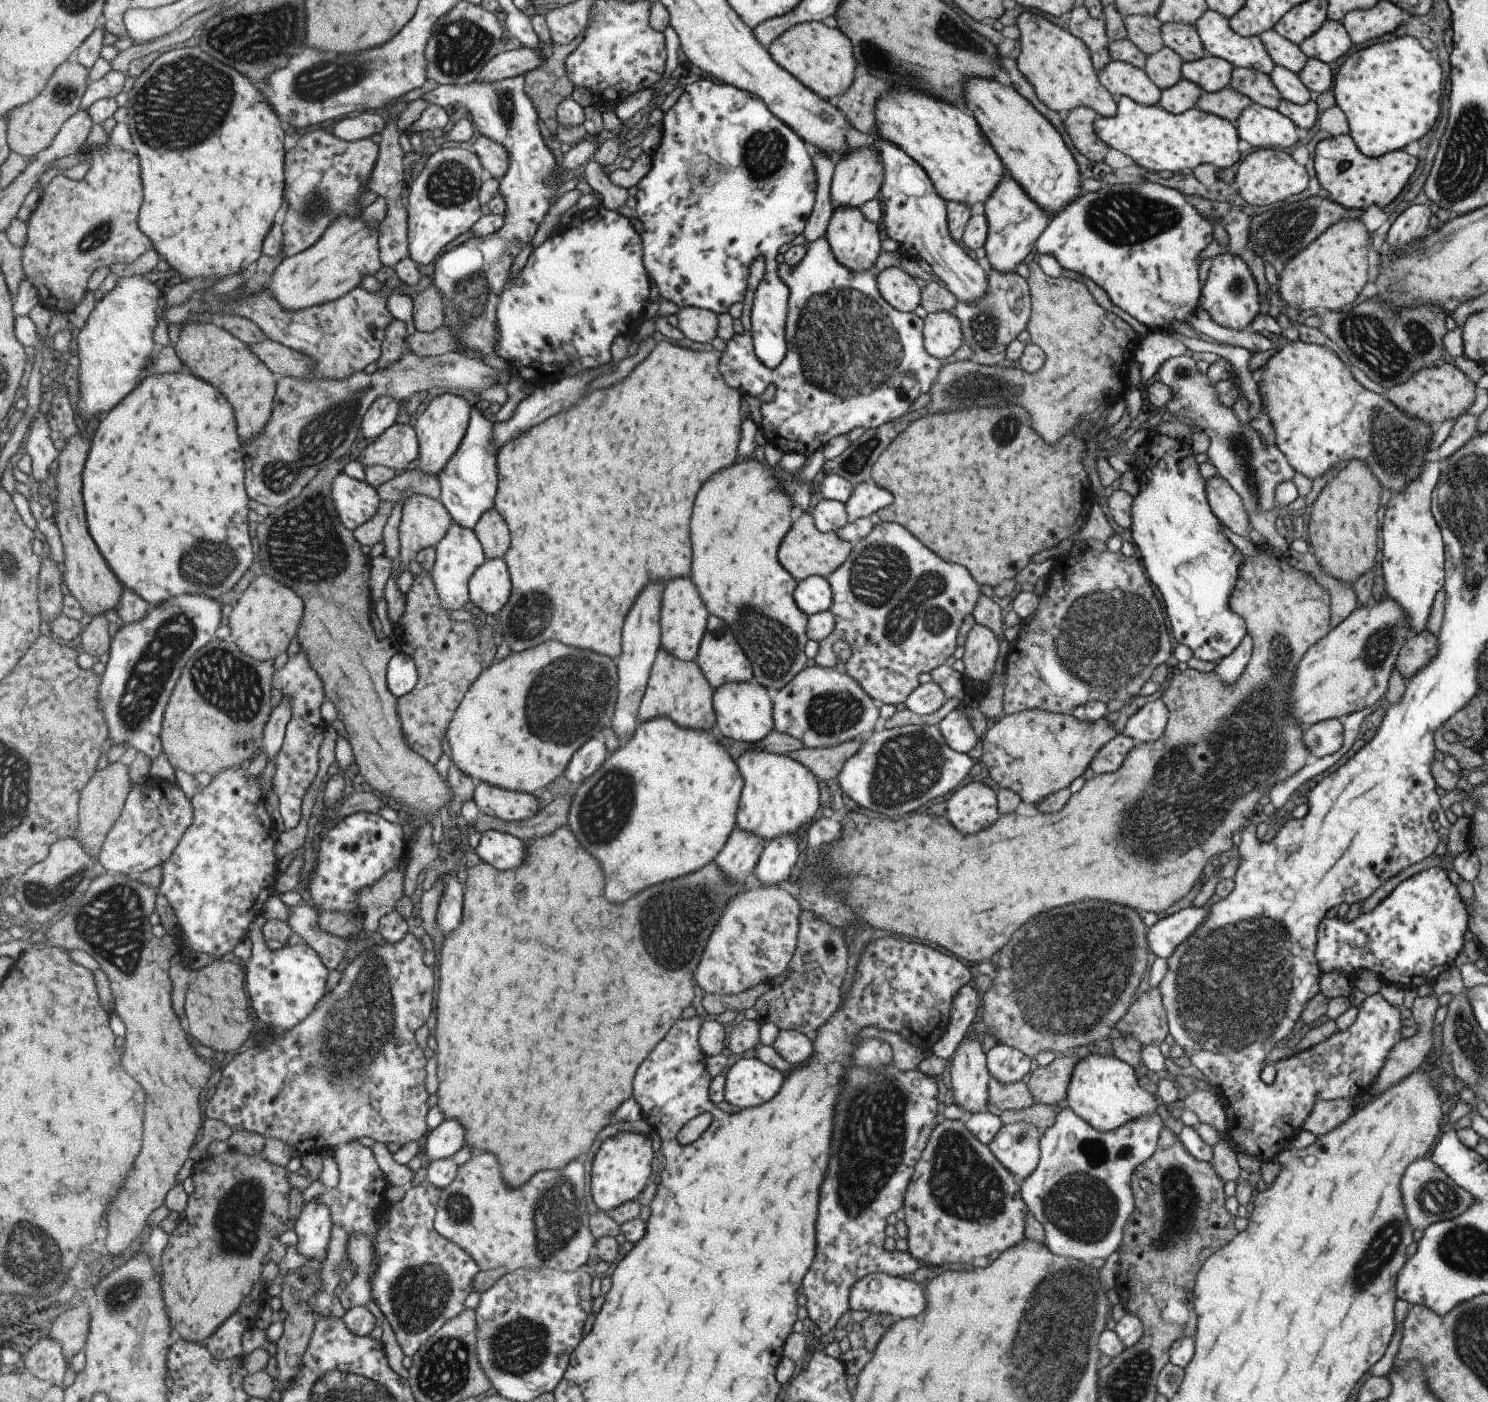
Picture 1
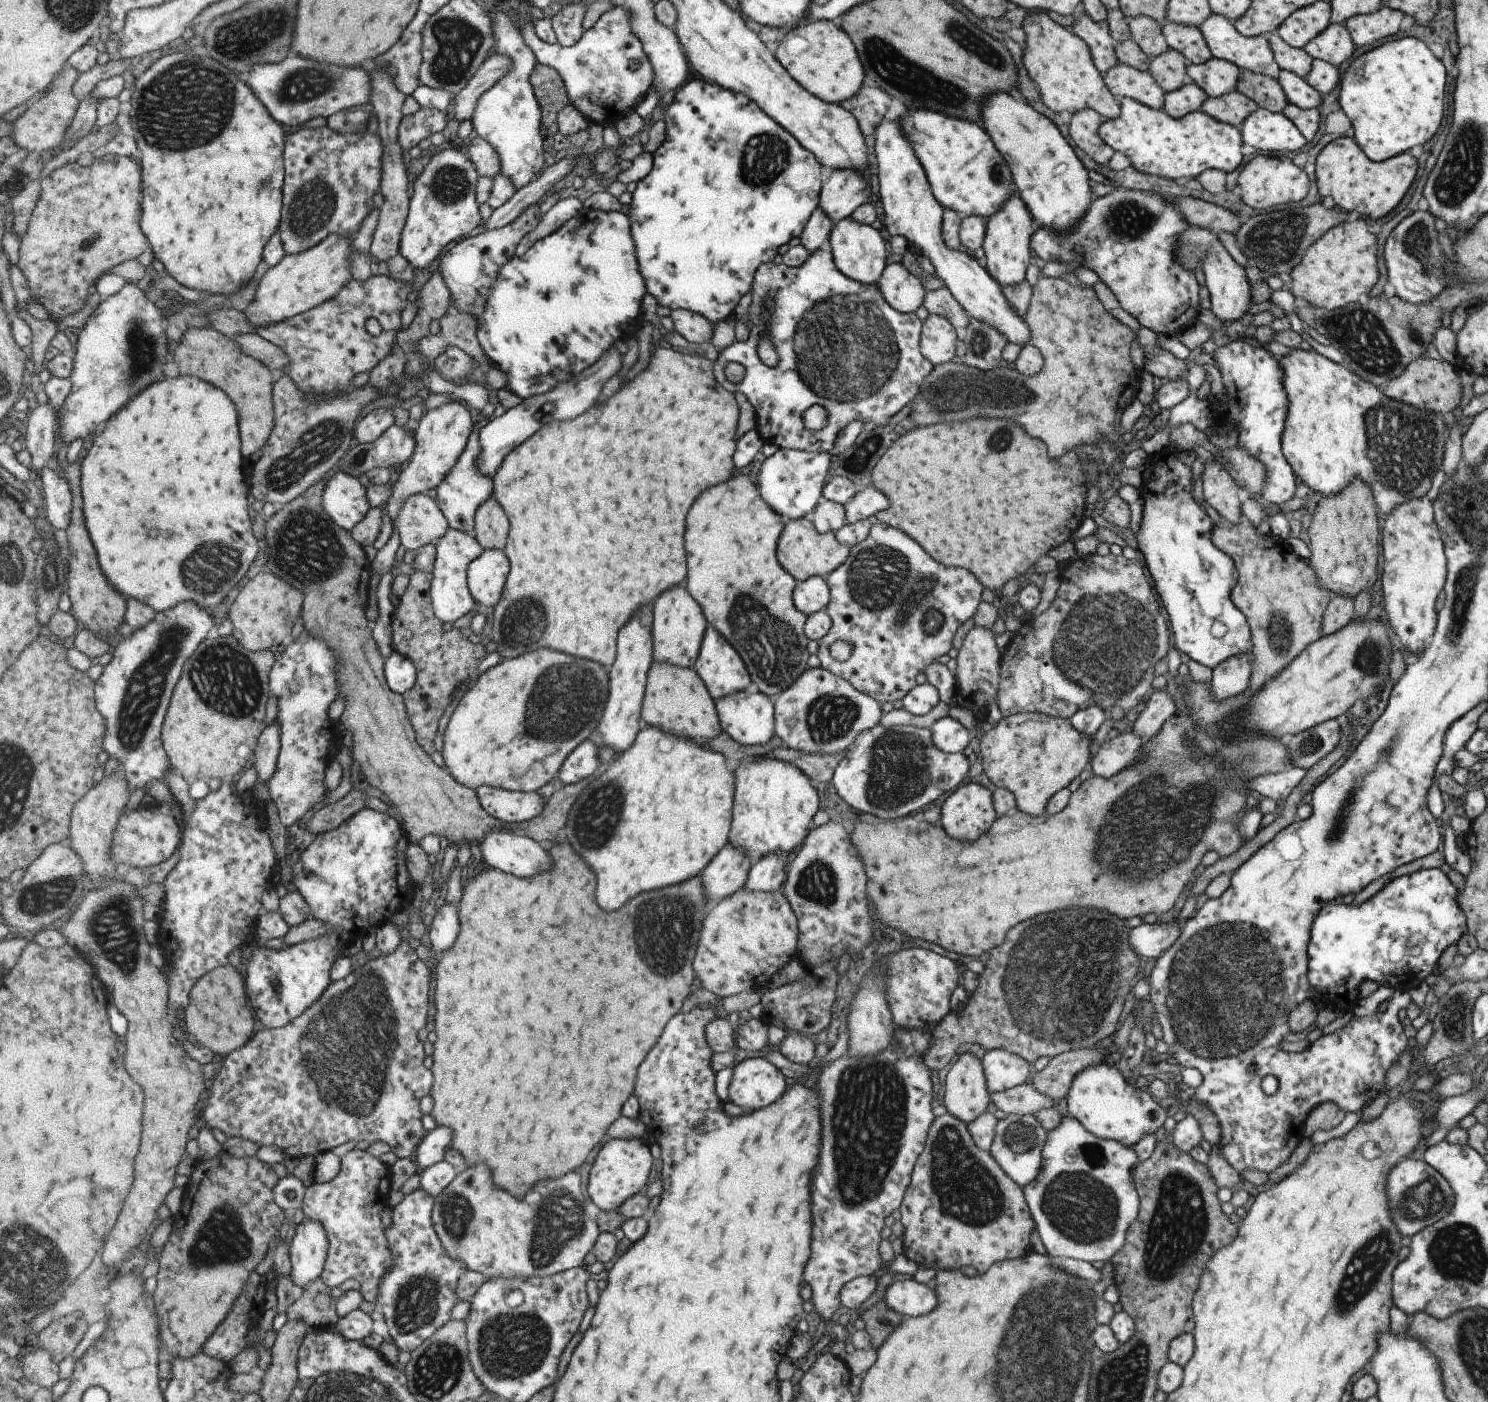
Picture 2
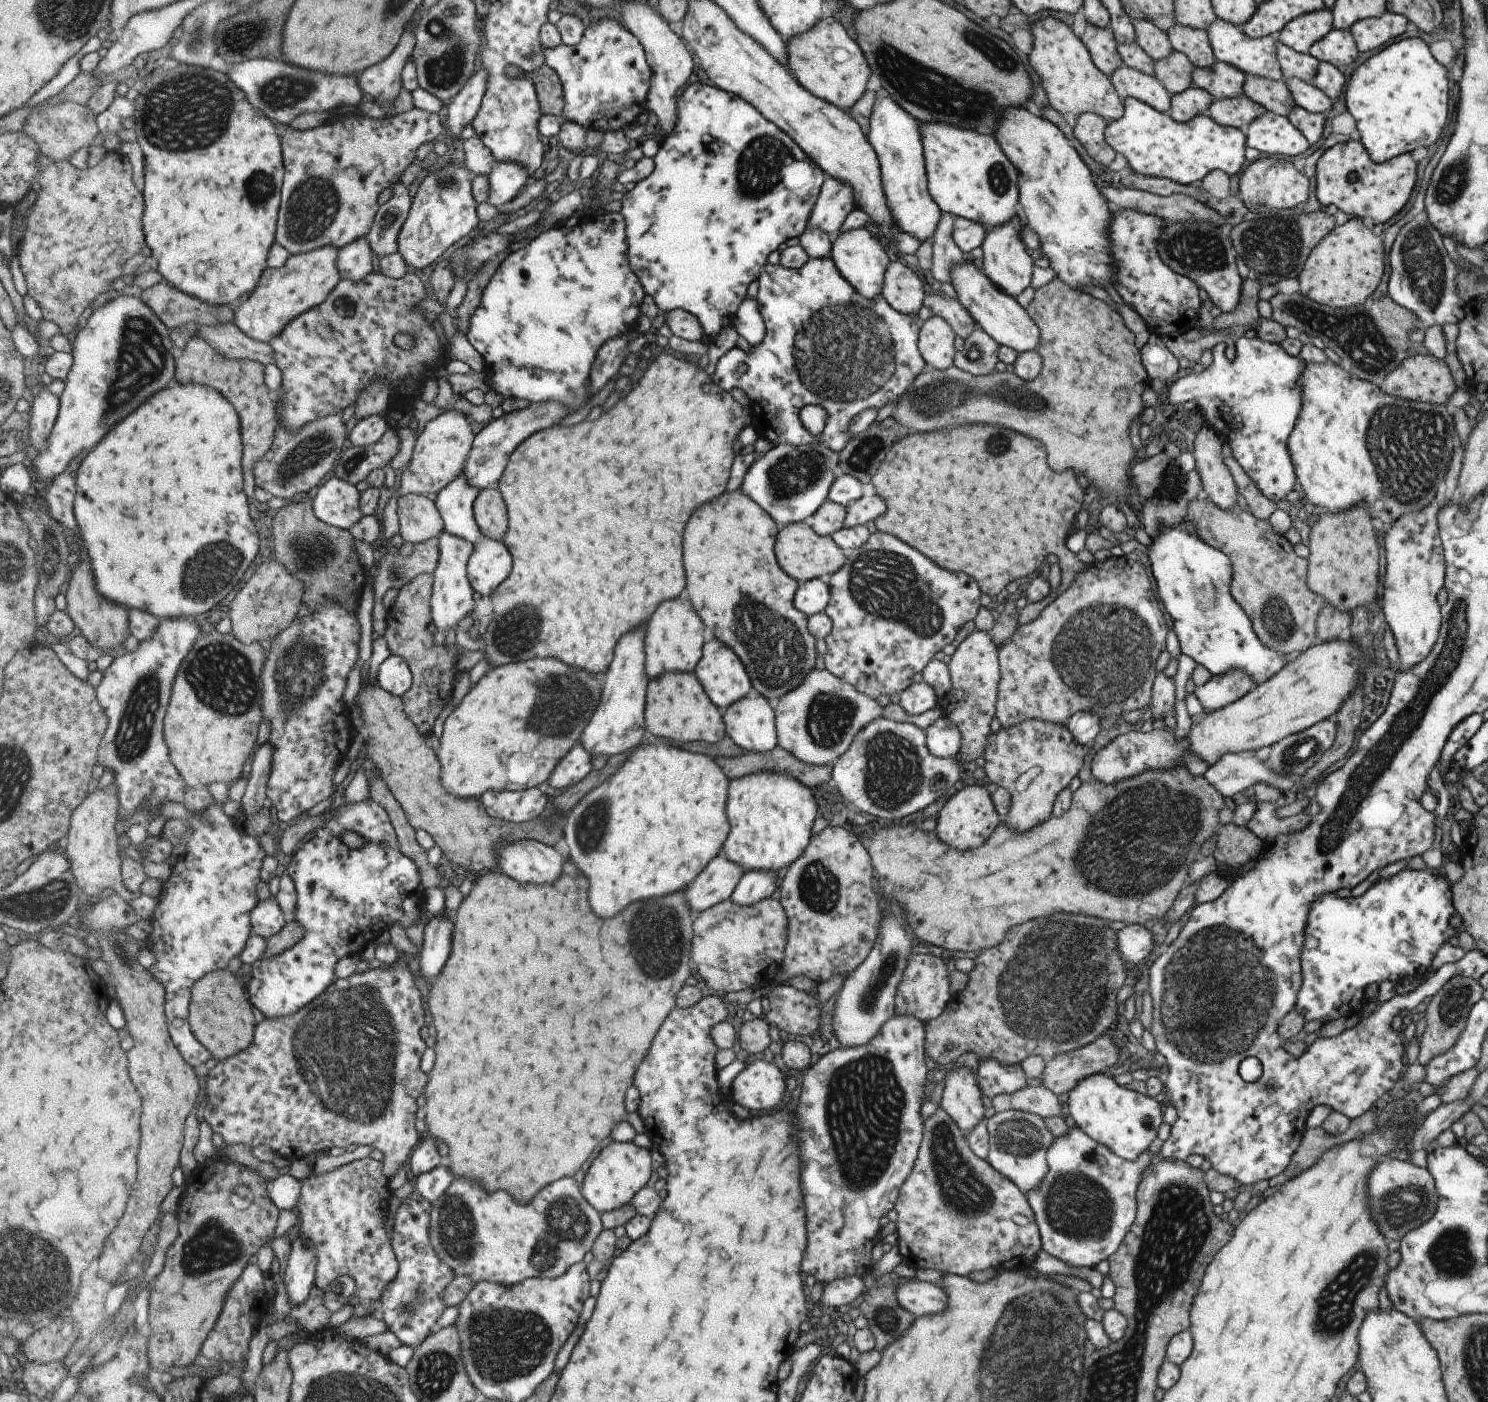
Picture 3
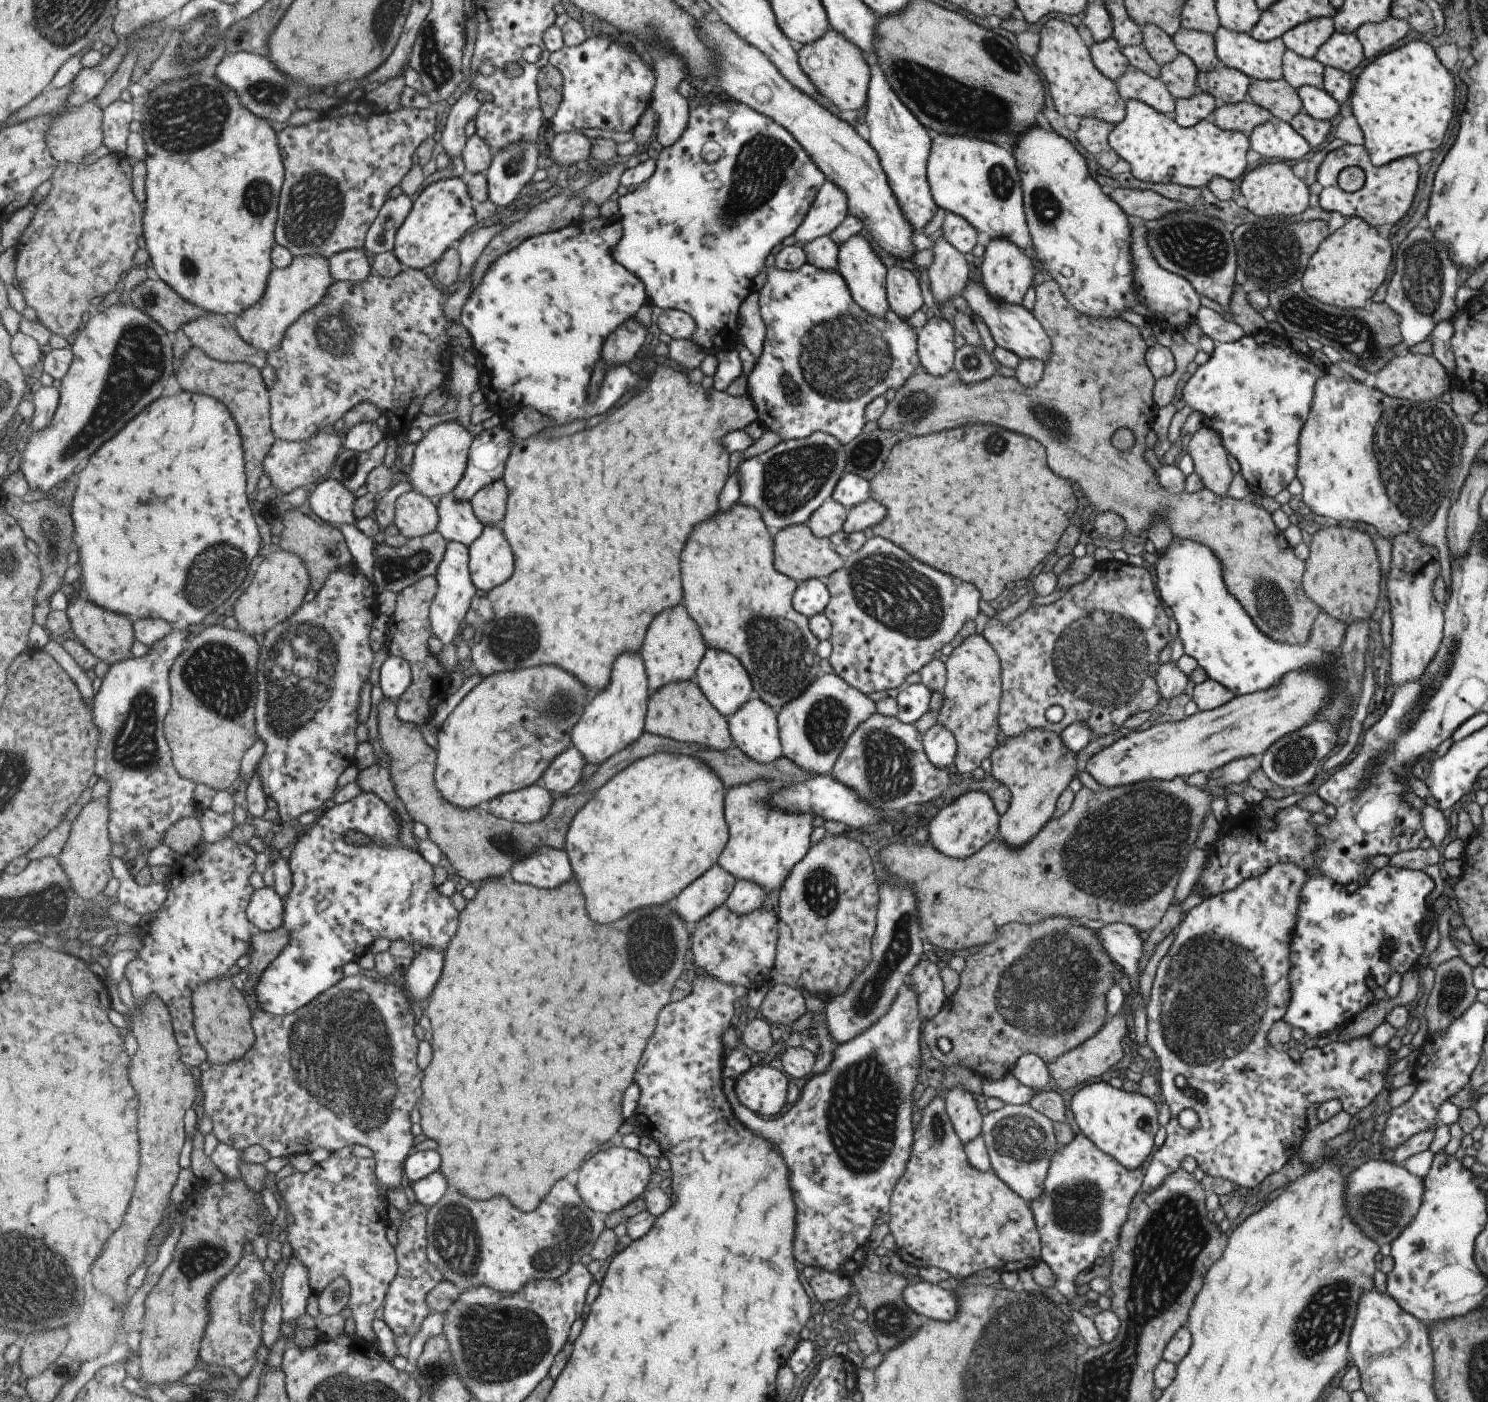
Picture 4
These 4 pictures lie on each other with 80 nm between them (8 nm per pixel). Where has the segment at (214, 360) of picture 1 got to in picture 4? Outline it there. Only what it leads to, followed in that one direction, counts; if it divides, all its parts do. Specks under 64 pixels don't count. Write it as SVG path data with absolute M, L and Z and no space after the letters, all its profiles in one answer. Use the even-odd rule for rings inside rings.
M191 348L183 362L179 362L176 379L184 391L201 392L221 400L238 424L246 453L250 494L257 492L257 484L265 472L265 460L274 447L276 438L272 429L270 390L263 382L261 370L248 363L225 363L209 358L201 348Z

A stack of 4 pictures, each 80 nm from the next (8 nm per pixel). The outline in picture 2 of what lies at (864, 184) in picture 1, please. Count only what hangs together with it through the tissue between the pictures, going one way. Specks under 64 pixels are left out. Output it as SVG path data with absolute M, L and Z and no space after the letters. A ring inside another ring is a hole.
M853 170L827 172L819 190L817 206L829 218L831 226L847 218L851 212L869 201L871 195L869 176Z

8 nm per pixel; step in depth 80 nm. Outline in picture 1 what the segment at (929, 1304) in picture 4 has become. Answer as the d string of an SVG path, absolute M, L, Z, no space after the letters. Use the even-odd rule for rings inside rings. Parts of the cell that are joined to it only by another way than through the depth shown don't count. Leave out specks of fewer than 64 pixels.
M871 1273L855 1281L848 1294L848 1303L851 1310L867 1310L869 1313L883 1313L905 1318L905 1316L917 1316L923 1306L923 1292L919 1284L905 1278L894 1277L885 1273Z

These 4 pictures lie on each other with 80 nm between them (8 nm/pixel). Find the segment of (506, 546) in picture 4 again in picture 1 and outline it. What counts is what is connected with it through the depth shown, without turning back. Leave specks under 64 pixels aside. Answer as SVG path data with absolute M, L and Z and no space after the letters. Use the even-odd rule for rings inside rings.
M505 558L486 559L486 563L479 568L470 580L470 600L473 605L481 610L481 614L486 616L491 614L498 619L500 612L505 608L507 601L514 592L514 584L511 582L509 565Z

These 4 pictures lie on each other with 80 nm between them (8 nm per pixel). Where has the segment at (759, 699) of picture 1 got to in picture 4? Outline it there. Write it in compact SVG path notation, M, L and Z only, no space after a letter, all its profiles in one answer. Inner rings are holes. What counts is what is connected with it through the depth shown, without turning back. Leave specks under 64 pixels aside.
M759 698L747 700L726 718L733 746L757 764L769 764L782 755L776 714Z

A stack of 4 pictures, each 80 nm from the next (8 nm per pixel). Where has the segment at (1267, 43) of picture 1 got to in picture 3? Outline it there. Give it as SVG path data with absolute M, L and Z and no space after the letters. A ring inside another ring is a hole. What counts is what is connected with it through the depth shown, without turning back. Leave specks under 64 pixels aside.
M1278 40L1275 42L1275 46L1277 46L1275 50L1276 60L1281 70L1282 79L1297 79L1303 80L1307 84L1313 84L1319 62L1308 53L1299 54L1299 52L1281 45Z

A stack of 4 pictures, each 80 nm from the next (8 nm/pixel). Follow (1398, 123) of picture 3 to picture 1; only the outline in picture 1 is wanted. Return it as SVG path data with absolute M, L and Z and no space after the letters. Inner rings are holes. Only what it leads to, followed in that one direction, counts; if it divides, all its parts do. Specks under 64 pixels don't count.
M1411 36L1377 42L1351 52L1333 78L1334 104L1347 120L1348 136L1355 142L1359 152L1369 158L1379 158L1387 152L1402 150L1413 141L1423 143L1425 134L1434 125L1439 114L1442 92L1441 68L1435 62L1435 53L1424 50L1418 40Z

